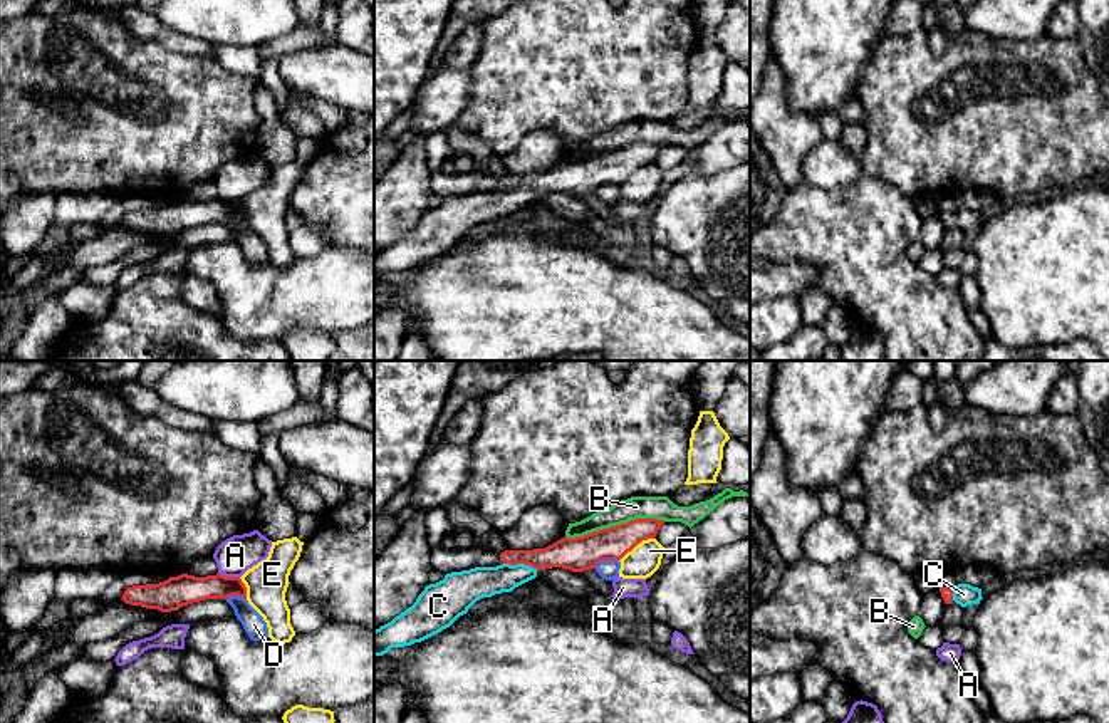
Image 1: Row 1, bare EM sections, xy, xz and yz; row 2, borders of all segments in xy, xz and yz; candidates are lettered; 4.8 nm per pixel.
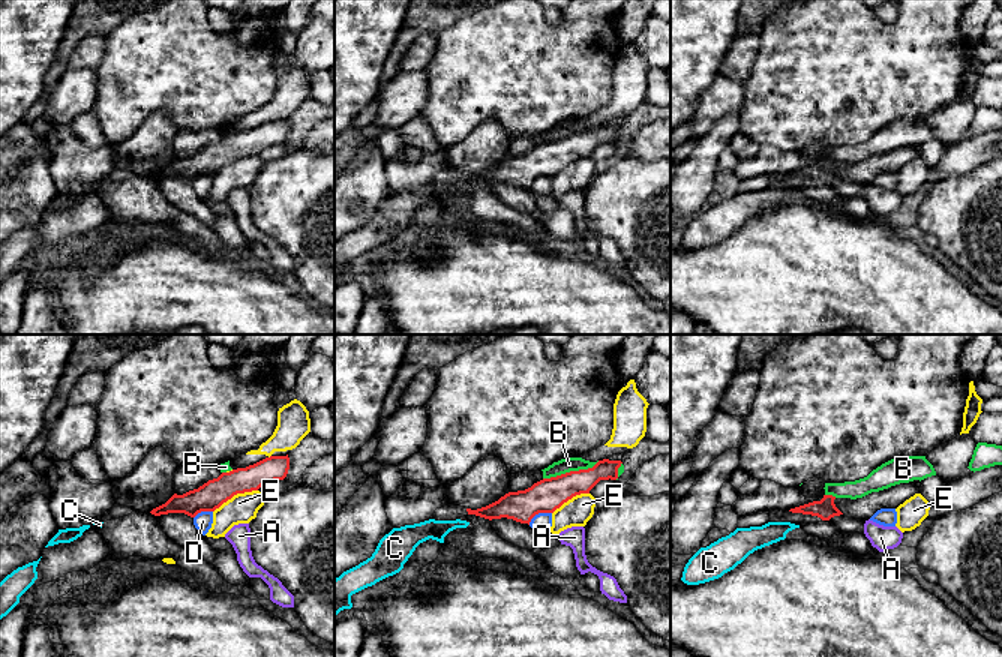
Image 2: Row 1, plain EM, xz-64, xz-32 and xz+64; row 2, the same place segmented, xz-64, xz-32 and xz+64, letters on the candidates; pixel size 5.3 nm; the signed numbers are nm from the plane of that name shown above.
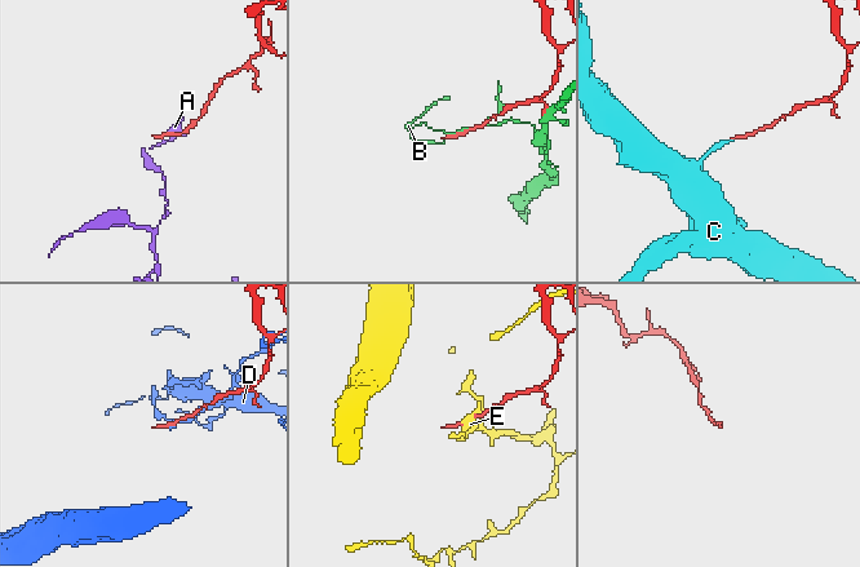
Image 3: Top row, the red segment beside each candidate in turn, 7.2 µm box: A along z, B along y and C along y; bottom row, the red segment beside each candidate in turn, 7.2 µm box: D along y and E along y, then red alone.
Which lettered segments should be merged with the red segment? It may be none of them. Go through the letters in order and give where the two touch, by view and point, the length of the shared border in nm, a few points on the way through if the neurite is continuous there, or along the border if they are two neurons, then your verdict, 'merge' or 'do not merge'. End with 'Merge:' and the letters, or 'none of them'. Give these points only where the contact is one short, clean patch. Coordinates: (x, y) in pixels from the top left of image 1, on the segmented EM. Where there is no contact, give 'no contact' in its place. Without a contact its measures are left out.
A: meets red in xy at (229, 577); contact 110 nm long; border along xy (218, 572), (239, 577); do not merge
B: meets red in xz at (616, 525); contact 480 nm long; do not merge
C: meets red in xz at (520, 562); contact 170 nm long; runs through xz (571, 554), (520, 562), (505, 577), (479, 582); merge
D: meets red in xz at (606, 559); contact 130 nm long; do not merge
E: meets red in xz at (636, 544); contact 200 nm long; do not merge
Merge: C

